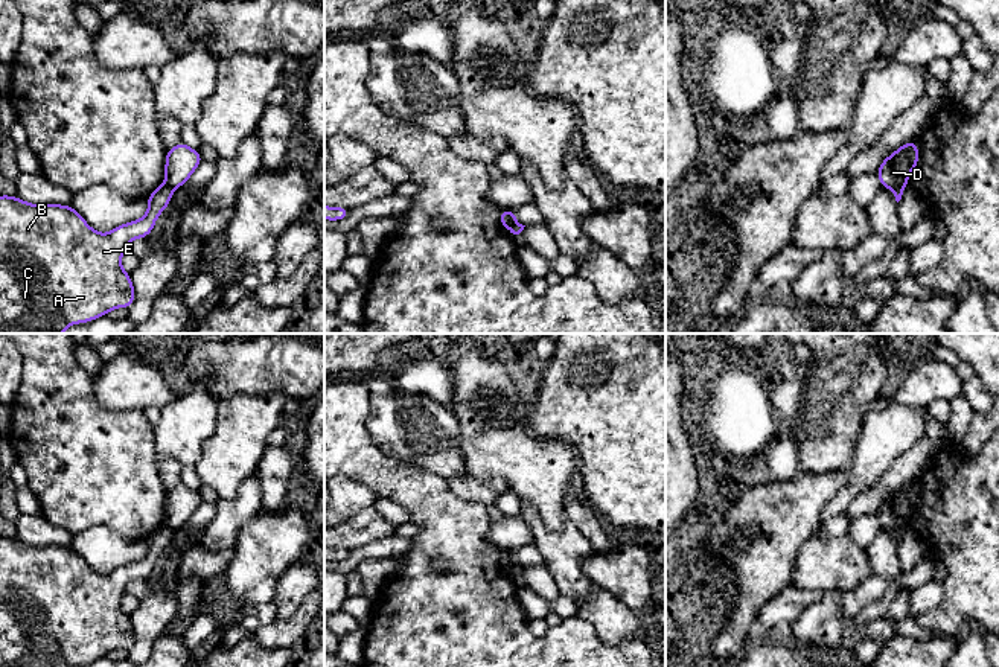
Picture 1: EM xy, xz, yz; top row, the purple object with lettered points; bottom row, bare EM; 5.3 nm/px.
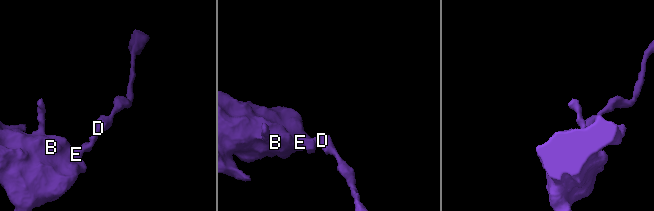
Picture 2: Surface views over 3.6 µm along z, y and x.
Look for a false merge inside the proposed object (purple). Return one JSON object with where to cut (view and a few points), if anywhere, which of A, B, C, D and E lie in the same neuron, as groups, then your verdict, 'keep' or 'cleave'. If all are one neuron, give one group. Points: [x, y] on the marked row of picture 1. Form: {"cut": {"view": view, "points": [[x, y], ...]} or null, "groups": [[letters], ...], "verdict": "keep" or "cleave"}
{"cut": {"view": "xz", "points": [[506, 209], [509, 229]]}, "groups": [["A", "B", "C", "E"], ["D"]], "verdict": "cleave"}

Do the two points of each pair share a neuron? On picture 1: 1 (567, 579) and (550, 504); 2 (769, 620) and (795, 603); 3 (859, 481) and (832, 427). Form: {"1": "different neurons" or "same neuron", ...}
{"1": "different neurons", "2": "same neuron", "3": "different neurons"}

